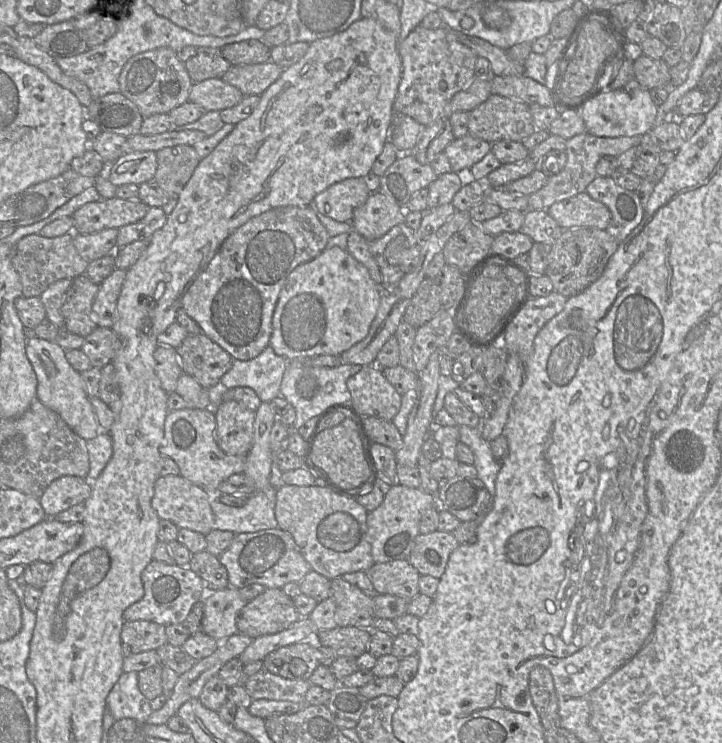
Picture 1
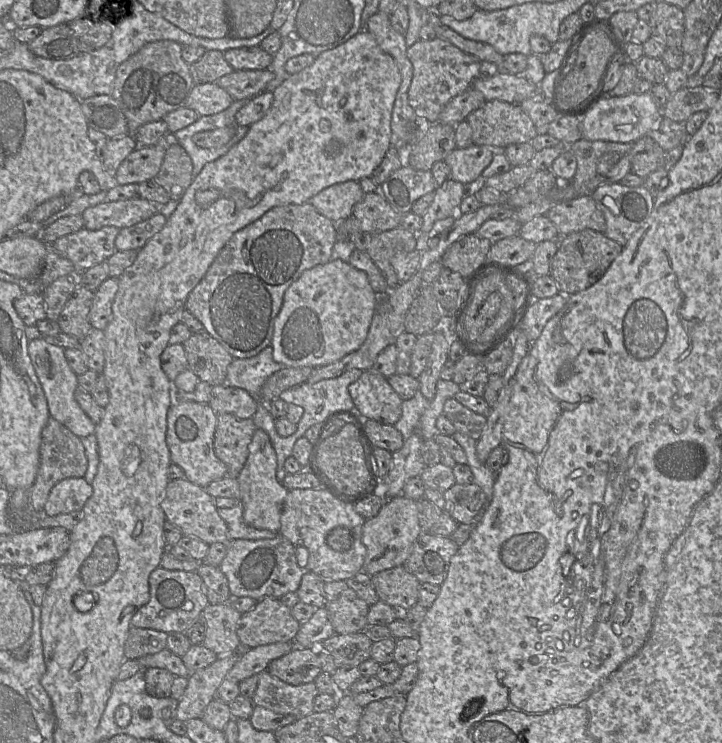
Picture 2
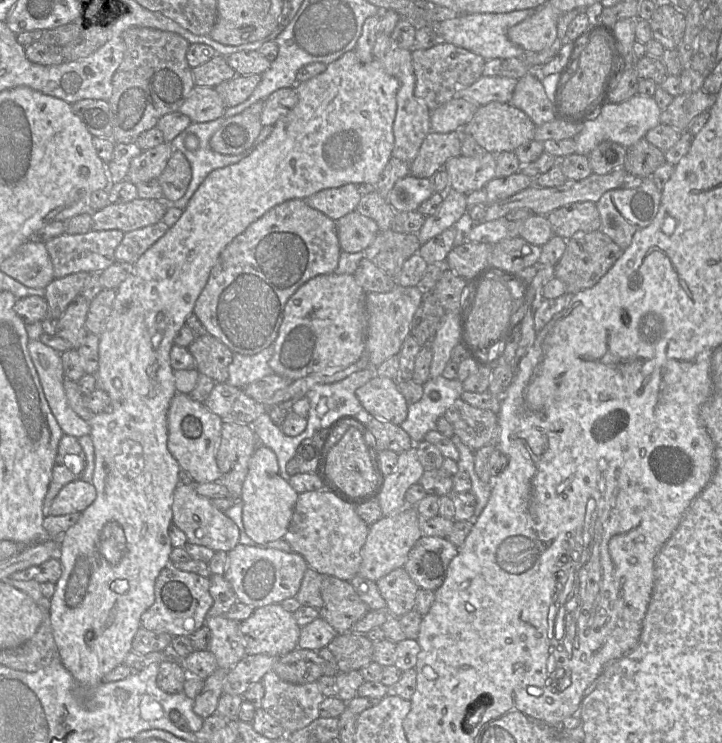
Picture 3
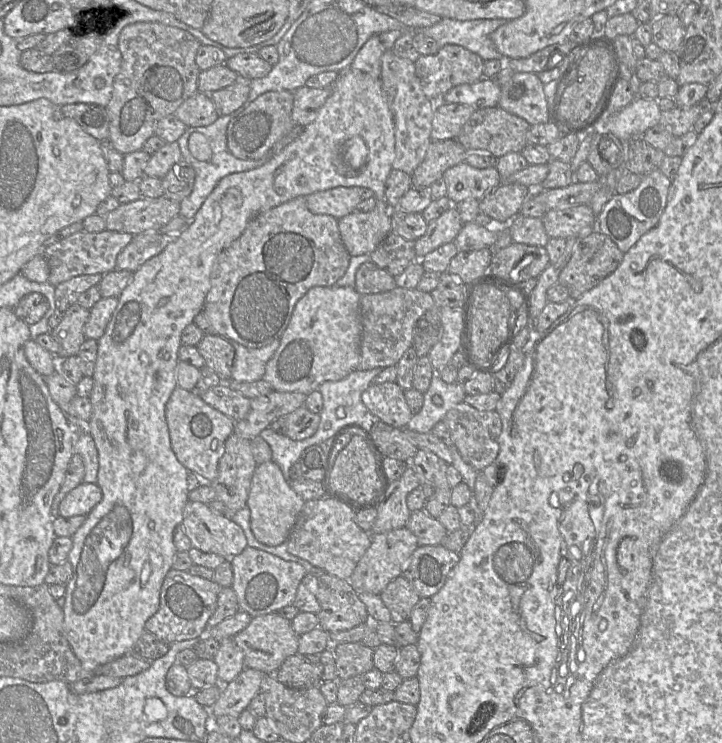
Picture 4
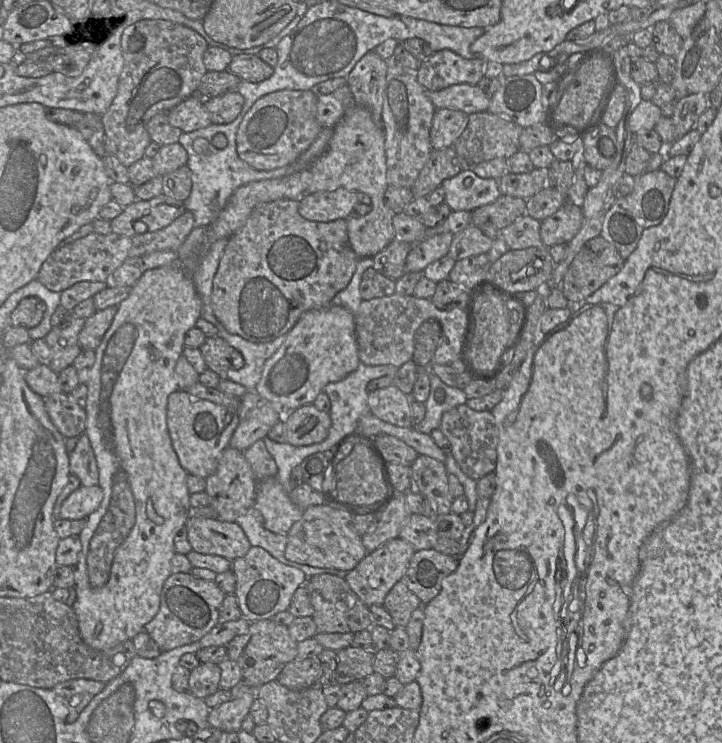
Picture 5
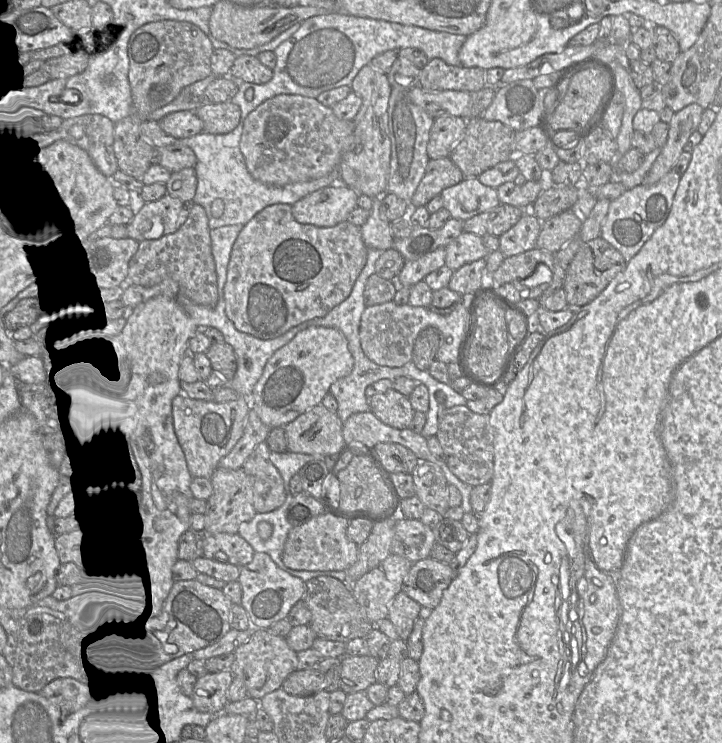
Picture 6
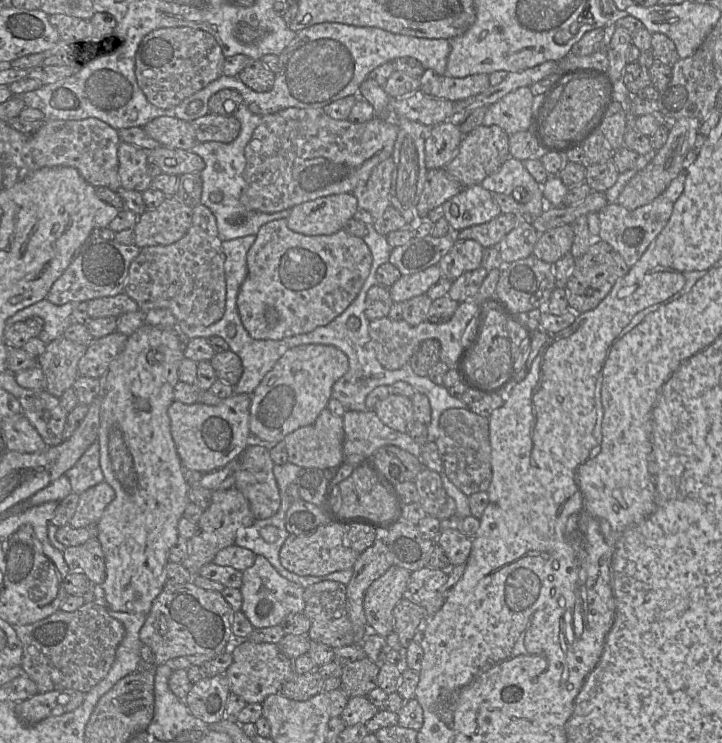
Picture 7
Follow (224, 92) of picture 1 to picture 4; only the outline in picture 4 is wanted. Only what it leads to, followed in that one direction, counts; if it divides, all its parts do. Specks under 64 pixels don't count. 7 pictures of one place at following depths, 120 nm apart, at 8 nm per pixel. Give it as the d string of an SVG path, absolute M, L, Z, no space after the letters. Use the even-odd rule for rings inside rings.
M200 91L186 99L173 115L187 127L208 126L219 117L210 95Z

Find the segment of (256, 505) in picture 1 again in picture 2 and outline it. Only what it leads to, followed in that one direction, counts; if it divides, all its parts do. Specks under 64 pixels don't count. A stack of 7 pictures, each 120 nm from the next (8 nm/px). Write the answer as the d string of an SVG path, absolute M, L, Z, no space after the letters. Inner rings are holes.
M240 501L232 508L217 508L219 516L224 520L230 540L259 540L274 538L278 533L260 530L247 525L243 519L243 506Z

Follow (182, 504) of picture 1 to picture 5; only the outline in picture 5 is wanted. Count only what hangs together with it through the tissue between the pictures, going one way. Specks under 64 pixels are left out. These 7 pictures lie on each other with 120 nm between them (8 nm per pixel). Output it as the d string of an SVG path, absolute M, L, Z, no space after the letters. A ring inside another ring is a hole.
M189 517L185 527L192 550L234 561L247 554L251 545L236 522L217 518Z

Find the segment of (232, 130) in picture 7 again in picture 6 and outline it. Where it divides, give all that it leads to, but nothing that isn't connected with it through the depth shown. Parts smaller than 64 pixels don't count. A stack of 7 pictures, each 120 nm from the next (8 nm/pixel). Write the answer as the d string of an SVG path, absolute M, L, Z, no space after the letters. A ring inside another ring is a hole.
M227 101L223 103L204 103L196 111L203 122L203 132L210 134L227 134L234 130L240 121L241 109Z

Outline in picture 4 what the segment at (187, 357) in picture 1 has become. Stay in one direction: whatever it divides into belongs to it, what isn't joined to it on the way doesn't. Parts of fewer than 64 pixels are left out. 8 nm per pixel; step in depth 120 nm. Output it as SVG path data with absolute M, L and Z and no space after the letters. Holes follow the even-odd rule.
M207 334L197 344L197 350L205 361L205 367L220 378L220 383L231 378L235 350L230 341L217 334Z

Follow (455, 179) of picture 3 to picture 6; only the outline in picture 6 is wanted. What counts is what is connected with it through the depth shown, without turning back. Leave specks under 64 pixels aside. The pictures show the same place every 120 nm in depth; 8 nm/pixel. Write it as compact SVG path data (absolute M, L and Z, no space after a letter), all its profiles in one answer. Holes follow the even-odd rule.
M464 178L442 192L444 208L451 218L465 221L500 204L496 188L482 184L478 178Z

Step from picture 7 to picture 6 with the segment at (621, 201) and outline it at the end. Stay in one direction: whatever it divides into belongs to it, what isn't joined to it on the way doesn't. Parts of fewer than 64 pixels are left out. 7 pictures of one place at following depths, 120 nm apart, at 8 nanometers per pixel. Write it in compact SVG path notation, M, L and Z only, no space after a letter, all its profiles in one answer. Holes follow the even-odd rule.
M690 104L674 113L669 123L666 143L644 177L643 185L651 186L656 184L672 170L683 152L688 138L697 130L704 110L698 104Z

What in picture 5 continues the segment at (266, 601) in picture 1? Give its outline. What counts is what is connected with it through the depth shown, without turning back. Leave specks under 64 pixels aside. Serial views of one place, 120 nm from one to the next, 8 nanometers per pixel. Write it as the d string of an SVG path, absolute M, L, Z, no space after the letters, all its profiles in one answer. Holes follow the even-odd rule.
M264 619L250 622L247 633L235 637L226 647L228 658L237 663L240 668L242 684L257 689L267 682L276 680L283 667L296 658L297 644L298 643L291 638L287 626L277 624L272 619Z

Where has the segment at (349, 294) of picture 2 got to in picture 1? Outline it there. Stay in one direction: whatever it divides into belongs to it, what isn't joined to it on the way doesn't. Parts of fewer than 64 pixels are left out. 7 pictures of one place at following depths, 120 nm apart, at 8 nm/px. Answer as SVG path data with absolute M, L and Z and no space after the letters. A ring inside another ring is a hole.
M326 247L317 257L297 266L288 275L273 313L269 345L277 355L287 360L310 359L320 355L339 356L367 336L381 297L380 285L373 281L365 266L346 249Z

